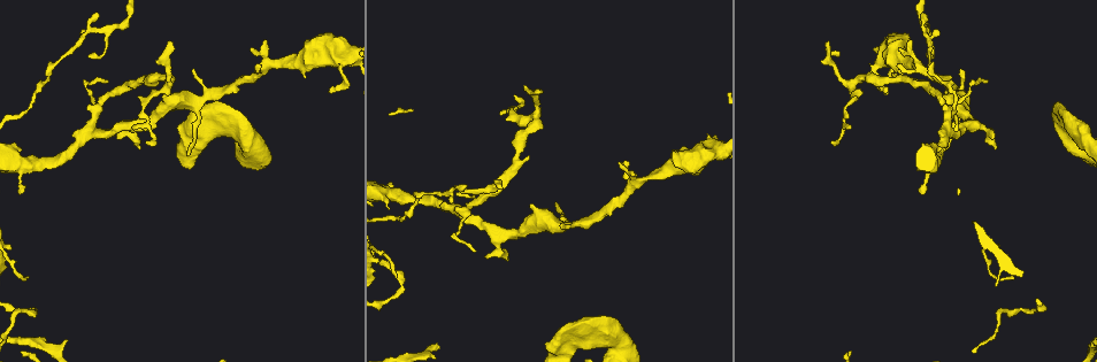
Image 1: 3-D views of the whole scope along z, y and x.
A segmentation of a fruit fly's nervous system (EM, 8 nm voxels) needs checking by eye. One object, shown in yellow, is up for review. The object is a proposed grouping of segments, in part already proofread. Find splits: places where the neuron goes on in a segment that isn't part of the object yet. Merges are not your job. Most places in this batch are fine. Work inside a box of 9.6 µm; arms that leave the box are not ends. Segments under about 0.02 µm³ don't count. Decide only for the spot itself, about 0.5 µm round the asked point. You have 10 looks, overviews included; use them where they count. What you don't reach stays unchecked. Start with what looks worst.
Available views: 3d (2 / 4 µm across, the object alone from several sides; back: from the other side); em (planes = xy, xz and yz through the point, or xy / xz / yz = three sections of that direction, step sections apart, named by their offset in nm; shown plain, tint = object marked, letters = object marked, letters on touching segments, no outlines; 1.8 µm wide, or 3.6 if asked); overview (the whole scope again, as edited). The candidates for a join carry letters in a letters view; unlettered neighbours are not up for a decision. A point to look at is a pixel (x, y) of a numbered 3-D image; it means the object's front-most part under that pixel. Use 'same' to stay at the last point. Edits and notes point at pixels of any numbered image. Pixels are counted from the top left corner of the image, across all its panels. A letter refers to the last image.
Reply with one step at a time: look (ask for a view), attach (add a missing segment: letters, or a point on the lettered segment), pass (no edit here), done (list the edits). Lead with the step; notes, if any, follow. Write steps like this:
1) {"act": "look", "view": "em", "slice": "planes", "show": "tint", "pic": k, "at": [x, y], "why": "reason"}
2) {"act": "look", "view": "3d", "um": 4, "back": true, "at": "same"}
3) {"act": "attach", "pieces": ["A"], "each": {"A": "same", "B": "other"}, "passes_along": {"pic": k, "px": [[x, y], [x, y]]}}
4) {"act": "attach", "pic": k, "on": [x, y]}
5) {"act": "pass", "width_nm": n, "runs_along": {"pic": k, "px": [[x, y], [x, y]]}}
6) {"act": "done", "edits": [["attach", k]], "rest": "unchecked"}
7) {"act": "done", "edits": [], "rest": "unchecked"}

{"act": "look", "view": "3d", "um": 4, "pic": 1, "at": [22, 149], "why": "branch stops here"}

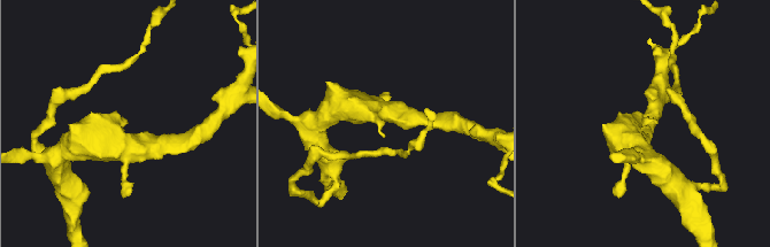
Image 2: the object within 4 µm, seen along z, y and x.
{"act": "look", "view": "em", "um": 3.6, "slice": "planes", "show": "letters", "pic": 2, "at": [657, 121]}

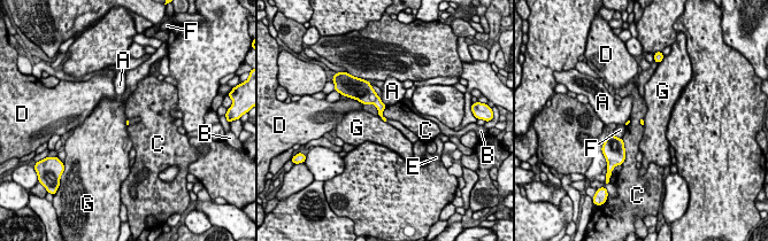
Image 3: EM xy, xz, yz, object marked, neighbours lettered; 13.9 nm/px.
{"act": "pass", "each": {"A": "other", "B": "other", "C": "other", "D": "other", "E": "other", "F": "other", "G": "other"}, "border": {"pic": 3, "px": [[381, 117], [385, 122]]}, "found": "no lettered segment goes on from it"}

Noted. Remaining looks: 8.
{"act": "look", "view": "3d", "um": 4, "pic": 1, "at": [827, 45], "why": "tapers out"}

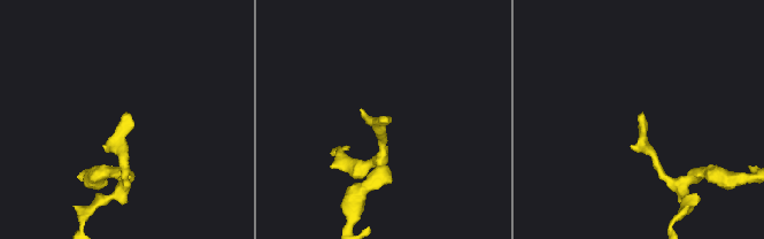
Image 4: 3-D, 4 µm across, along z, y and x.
{"act": "look", "view": "em", "slice": "xy", "step": 16, "show": "letters", "pic": 4, "at": [387, 118]}

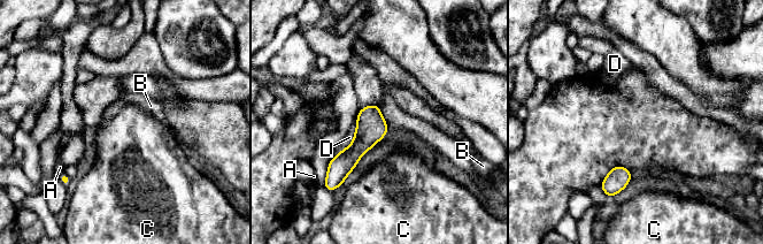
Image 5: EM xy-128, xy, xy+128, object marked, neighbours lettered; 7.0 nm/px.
{"act": "pass", "each": {"A": "other", "B": "other", "C": "other", "D": "other"}, "runs_along": {"pic": 5, "px": [[376, 107], [367, 136], [336, 177]]}, "found": "no lettered segment goes on from it"}

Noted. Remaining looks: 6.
{"act": "look", "view": "em", "slice": "planes", "show": "letters", "pic": 1, "at": [515, 94], "why": "tapers out"}

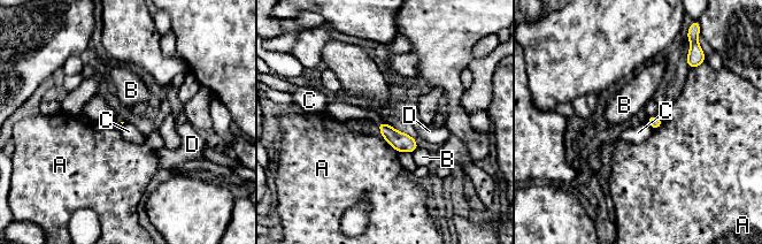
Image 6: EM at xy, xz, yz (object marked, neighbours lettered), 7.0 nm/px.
{"act": "pass", "each": {"A": "other", "B": "other", "C": "other", "D": "other"}, "found": "no lettered segment goes on from it"}

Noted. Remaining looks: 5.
{"act": "look", "view": "em", "slice": "planes", "show": "letters", "pic": 1, "at": [971, 127], "why": "sharp bend"}

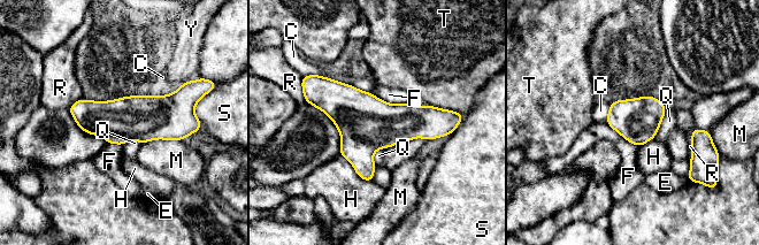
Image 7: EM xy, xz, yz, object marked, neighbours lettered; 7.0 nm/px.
{"act": "pass", "width_nm": 300, "each": {"C": "other", "E": "other", "F": "other", "H": "other", "M": "other", "Q": "other", "R": "other", "S": "other", "T": "other", "Y": "other"}, "runs_along": {"pic": 7, "px": [[73, 108], [101, 119], [189, 119]]}, "found": "no lettered segment goes on from it"}

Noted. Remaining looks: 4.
{"act": "done", "edits": [], "rest": "unchecked"}

